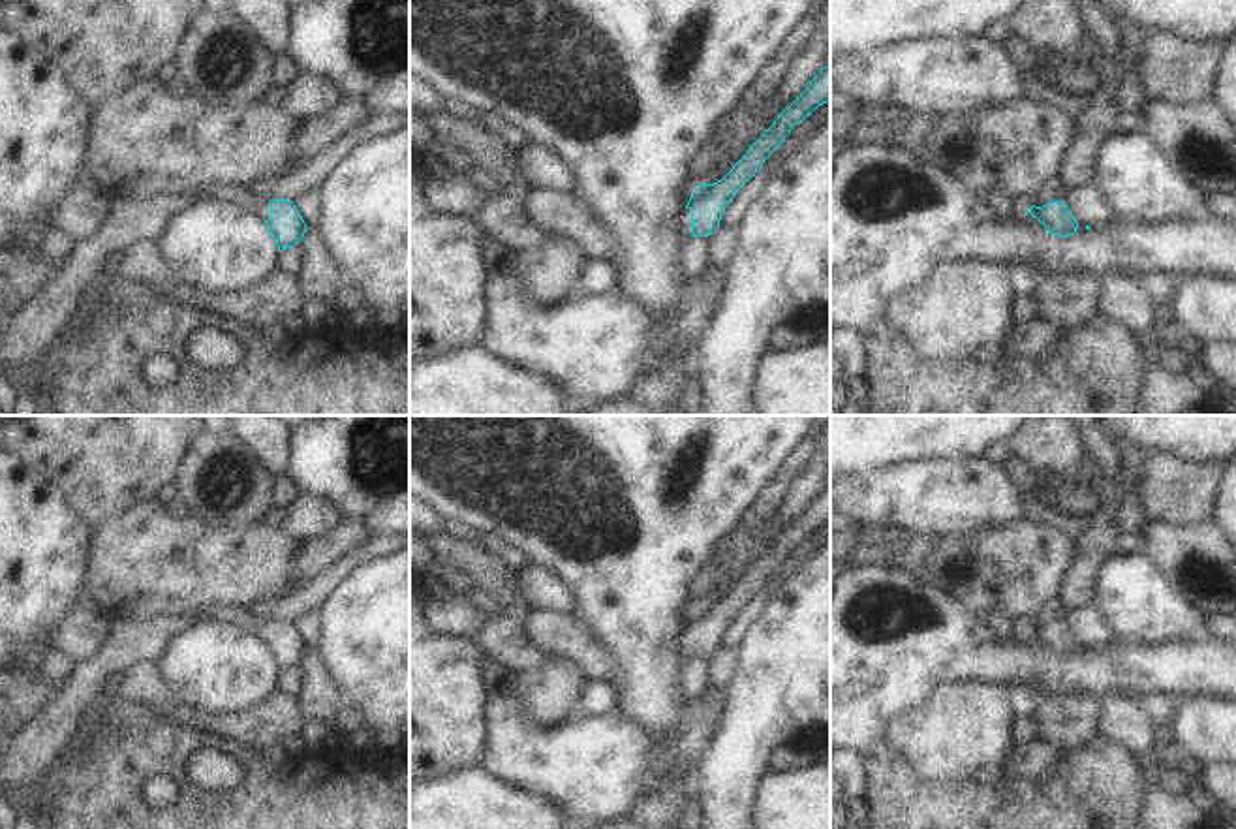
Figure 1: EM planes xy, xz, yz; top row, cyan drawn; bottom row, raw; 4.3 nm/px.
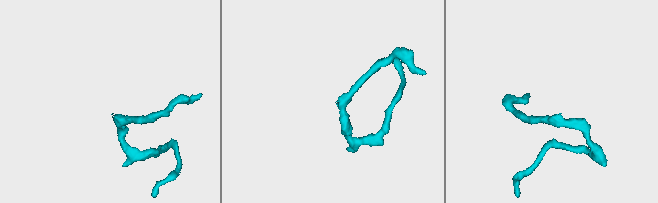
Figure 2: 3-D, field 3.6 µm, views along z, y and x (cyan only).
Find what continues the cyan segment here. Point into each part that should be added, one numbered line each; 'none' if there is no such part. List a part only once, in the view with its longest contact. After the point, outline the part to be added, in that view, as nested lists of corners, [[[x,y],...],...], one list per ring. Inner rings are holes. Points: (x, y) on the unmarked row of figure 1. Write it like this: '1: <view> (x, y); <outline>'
1: xz (682, 645); [[[684,630],[678,639],[674,639],[674,650],[682,660],[691,658],[691,632]]]

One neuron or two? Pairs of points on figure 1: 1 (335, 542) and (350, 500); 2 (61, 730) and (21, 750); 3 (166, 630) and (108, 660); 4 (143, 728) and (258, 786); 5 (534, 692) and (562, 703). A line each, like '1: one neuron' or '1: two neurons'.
1: two neurons
2: one neuron
3: one neuron
4: one neuron
5: one neuron

